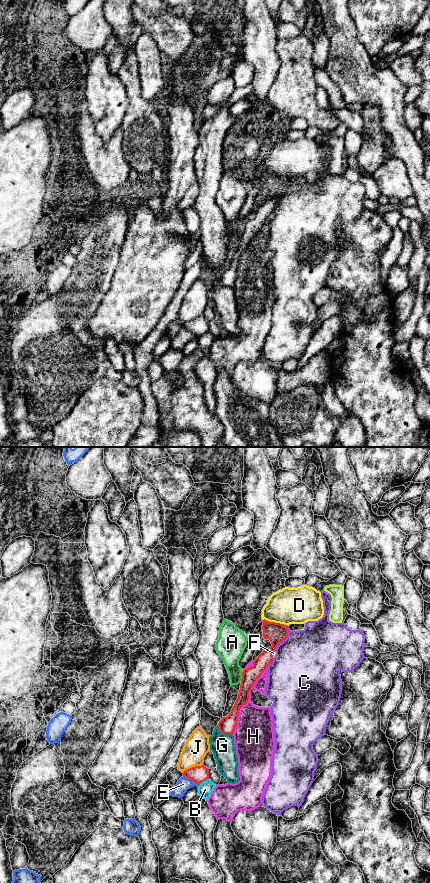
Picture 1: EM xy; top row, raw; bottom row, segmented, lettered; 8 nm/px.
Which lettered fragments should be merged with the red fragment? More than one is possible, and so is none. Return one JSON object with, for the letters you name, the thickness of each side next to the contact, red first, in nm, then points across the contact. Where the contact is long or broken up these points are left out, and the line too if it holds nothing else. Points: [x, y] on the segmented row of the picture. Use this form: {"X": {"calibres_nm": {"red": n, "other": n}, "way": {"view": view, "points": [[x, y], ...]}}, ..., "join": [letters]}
{"F": {"calibres_nm": {"red": 160, "other": 30}, "way": {"view": "xy", "points": [[275, 632], [274, 646], [271, 654], [273, 653]]}}, "join": ["F"]}

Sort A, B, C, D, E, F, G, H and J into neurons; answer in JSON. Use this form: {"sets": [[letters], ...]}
{"sets": [["A"], ["B"], ["C"], ["D"], ["E"], ["F"], ["G"], ["H"], ["J"]]}

